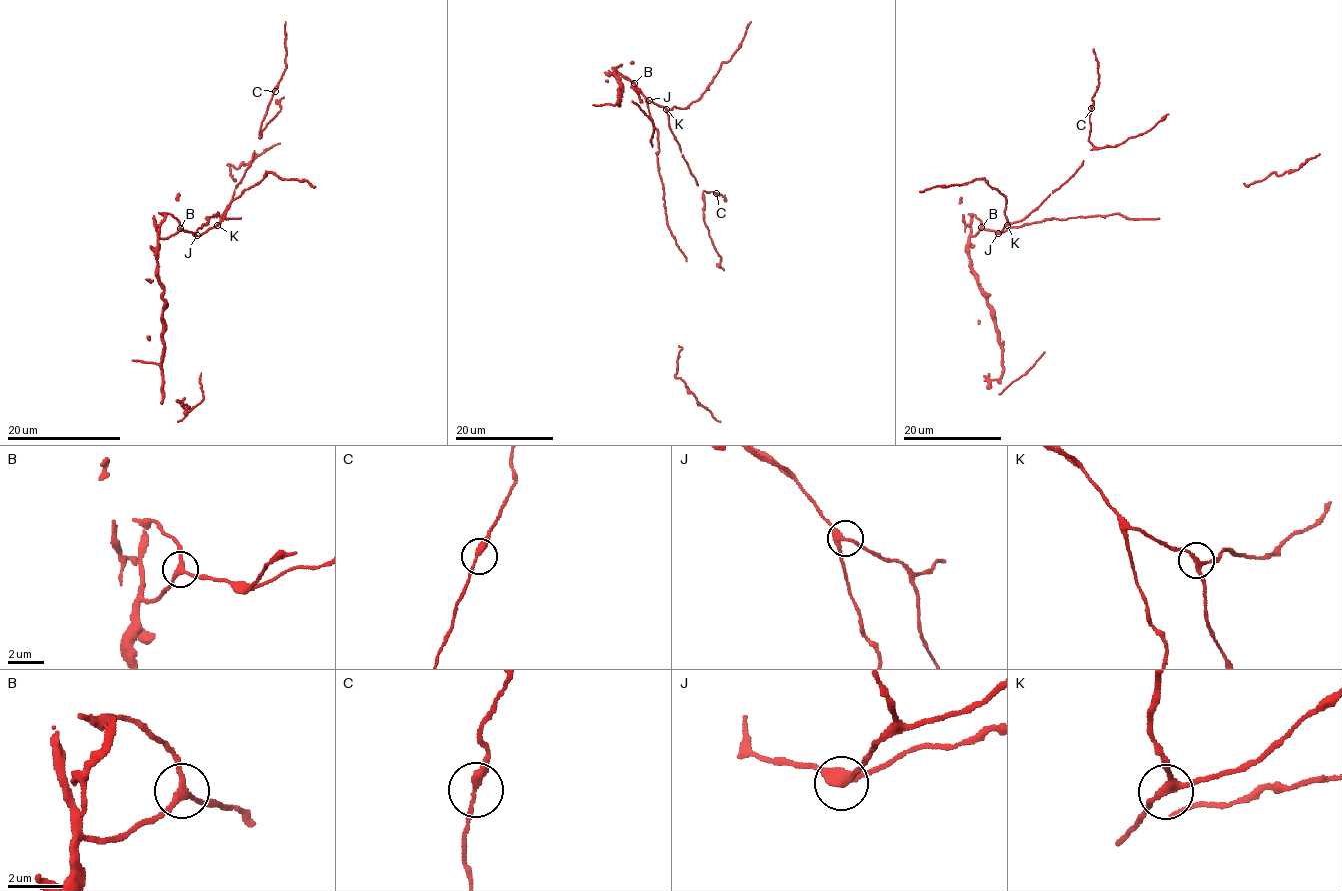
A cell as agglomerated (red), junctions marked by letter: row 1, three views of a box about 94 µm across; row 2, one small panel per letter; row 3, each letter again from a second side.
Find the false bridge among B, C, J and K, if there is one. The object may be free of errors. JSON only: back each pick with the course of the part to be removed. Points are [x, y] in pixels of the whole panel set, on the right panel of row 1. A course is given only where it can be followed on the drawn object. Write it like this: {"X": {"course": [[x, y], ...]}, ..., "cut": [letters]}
{"cut": []}

